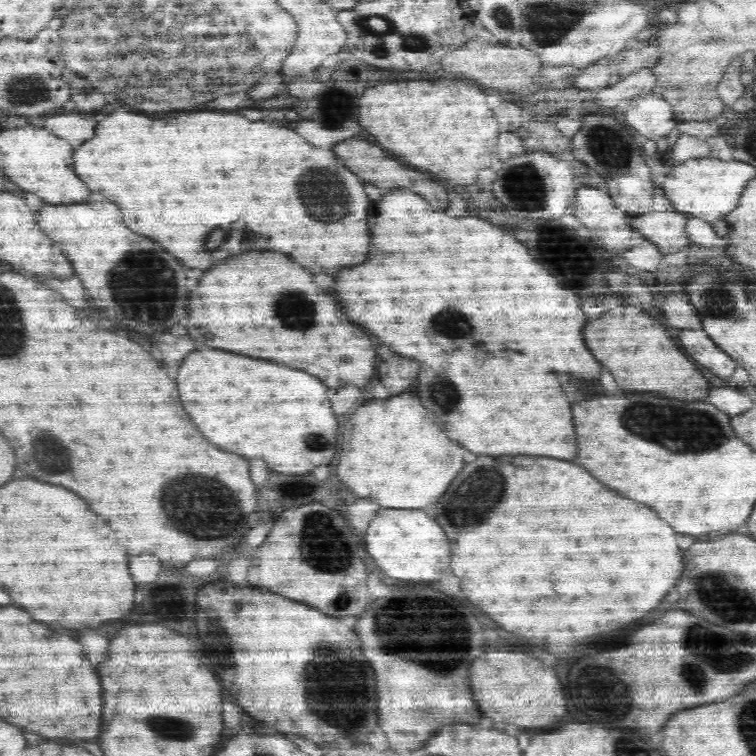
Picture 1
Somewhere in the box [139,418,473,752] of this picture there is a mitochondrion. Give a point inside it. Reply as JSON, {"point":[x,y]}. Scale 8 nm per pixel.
{"point":[332,686]}

